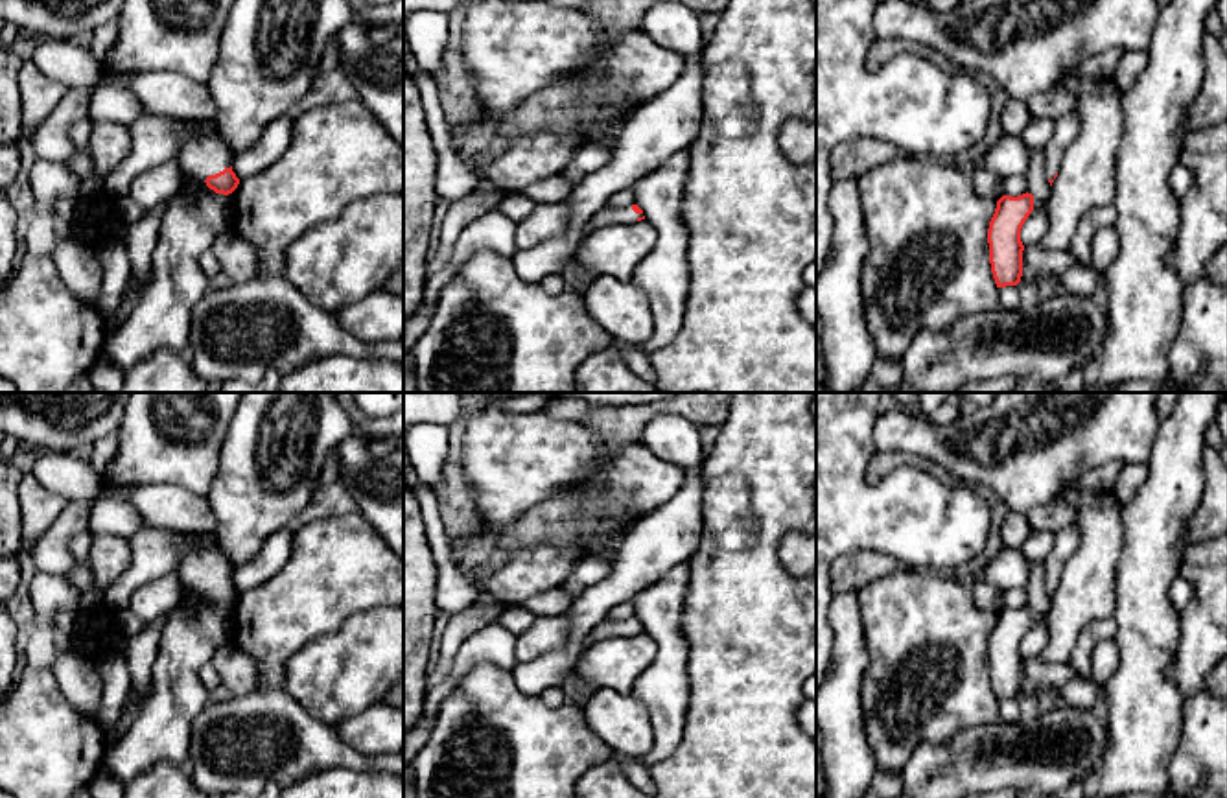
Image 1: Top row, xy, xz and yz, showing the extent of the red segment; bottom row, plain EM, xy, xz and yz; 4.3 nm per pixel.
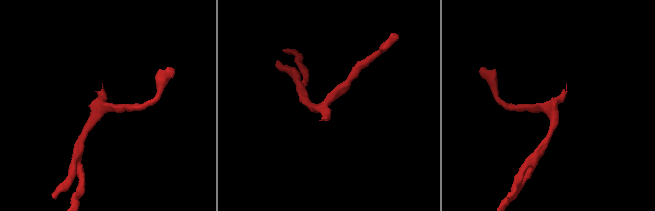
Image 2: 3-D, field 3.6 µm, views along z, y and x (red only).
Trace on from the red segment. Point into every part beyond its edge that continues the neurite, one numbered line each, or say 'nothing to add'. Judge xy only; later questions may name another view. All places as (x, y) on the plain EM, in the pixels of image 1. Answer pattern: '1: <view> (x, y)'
1: xy (203, 568)

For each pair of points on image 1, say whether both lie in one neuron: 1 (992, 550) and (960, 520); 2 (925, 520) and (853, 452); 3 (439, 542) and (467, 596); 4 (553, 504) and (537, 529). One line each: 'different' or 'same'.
1: different
2: same
3: same
4: same

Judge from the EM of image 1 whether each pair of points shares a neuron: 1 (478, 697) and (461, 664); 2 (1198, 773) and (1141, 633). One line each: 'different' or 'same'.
1: different
2: different

